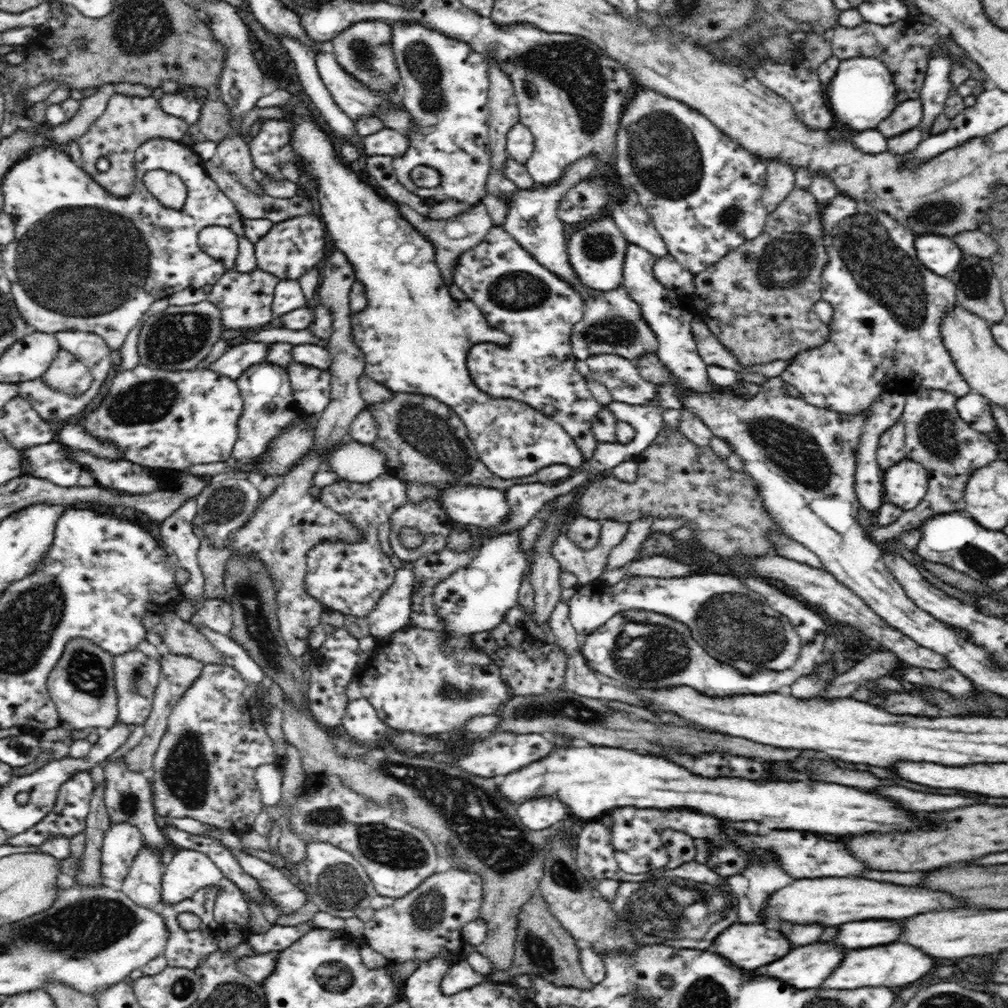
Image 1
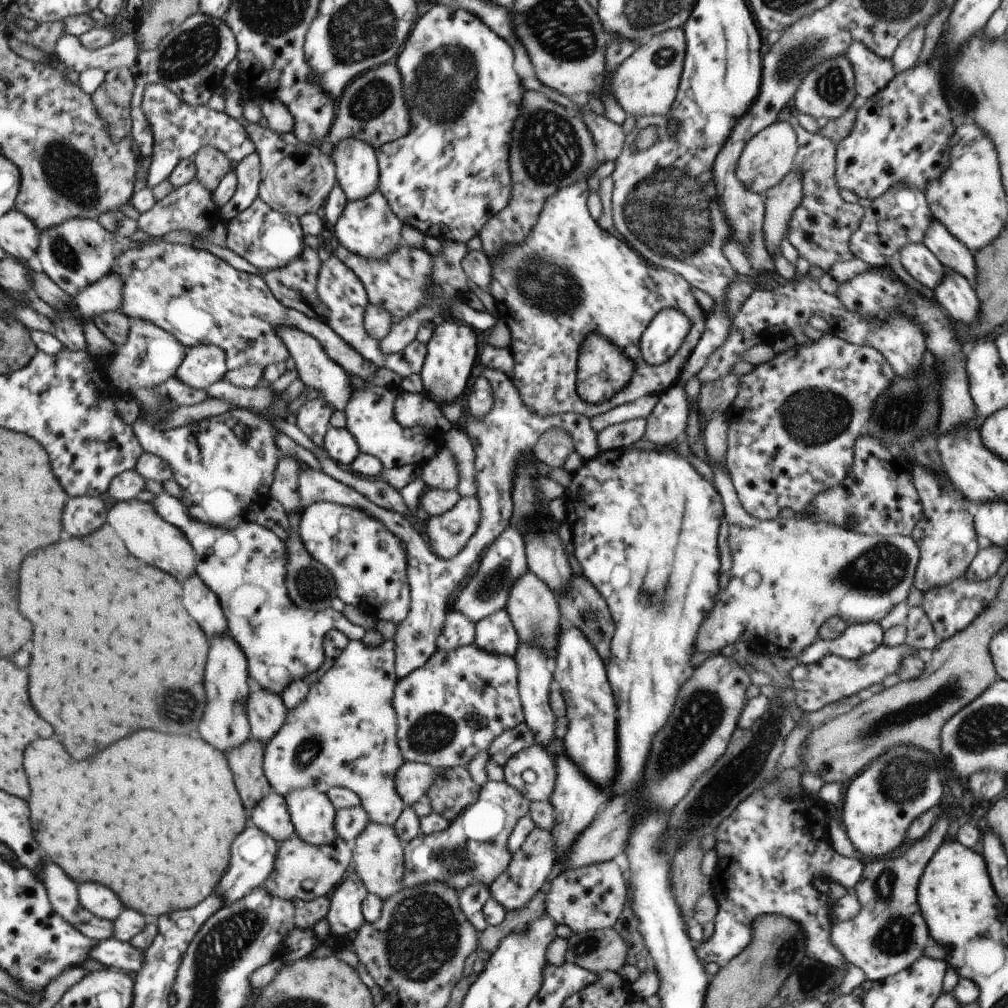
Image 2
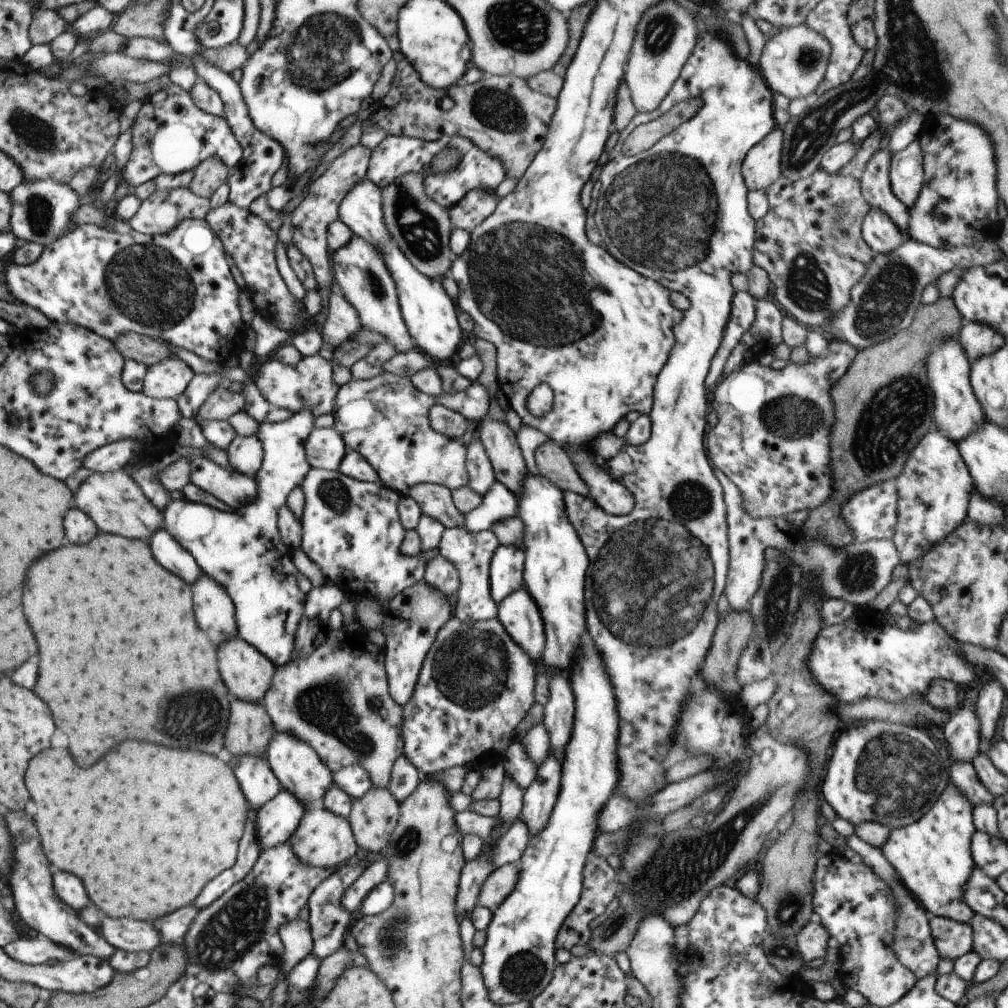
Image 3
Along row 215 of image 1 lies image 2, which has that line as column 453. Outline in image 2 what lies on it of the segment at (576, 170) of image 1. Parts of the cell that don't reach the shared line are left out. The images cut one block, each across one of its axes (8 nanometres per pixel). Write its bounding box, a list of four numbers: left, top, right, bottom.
[422,498,479,560]

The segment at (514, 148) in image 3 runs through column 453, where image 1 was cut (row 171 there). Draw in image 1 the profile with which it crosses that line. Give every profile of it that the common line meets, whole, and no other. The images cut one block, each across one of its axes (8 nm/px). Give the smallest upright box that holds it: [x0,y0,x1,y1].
[77,92,189,197]

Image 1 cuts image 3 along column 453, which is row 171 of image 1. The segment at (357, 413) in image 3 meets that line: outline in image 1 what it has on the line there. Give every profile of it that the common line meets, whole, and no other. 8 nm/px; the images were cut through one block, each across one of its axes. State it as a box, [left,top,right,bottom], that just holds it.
[389,22,492,202]

